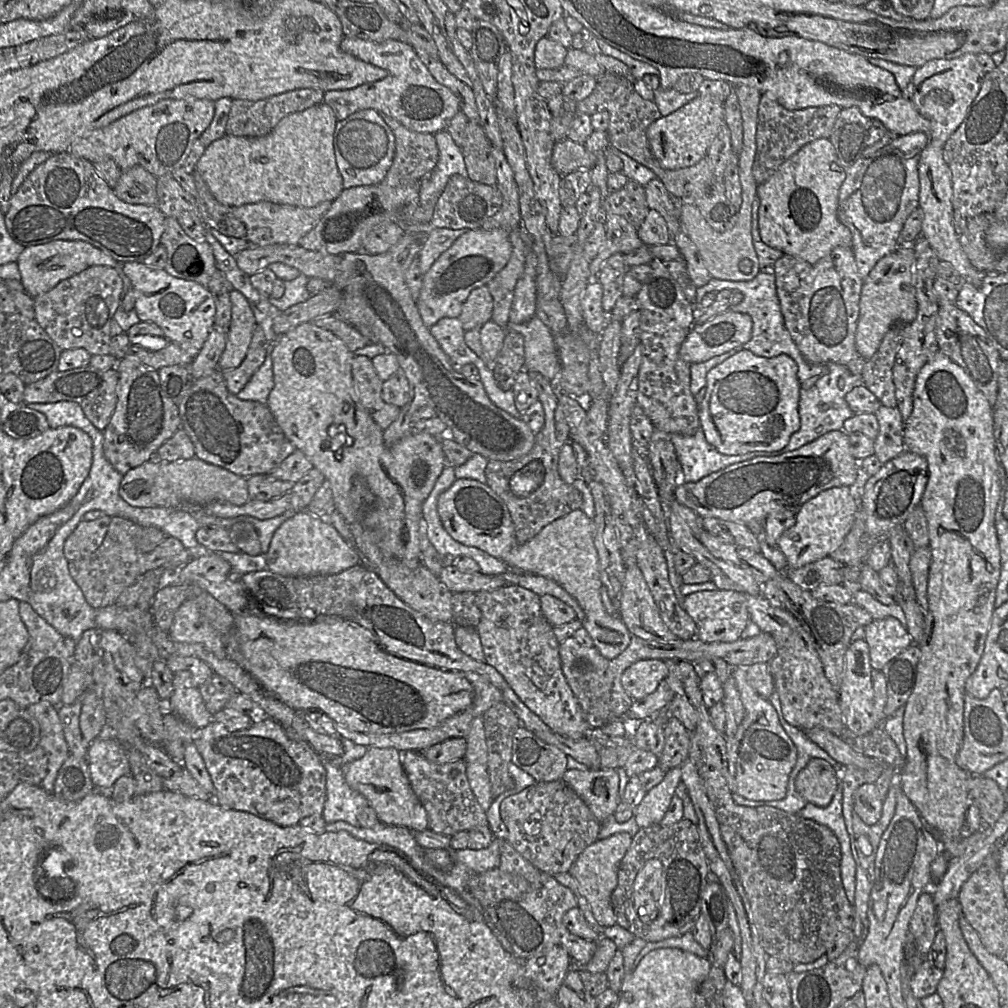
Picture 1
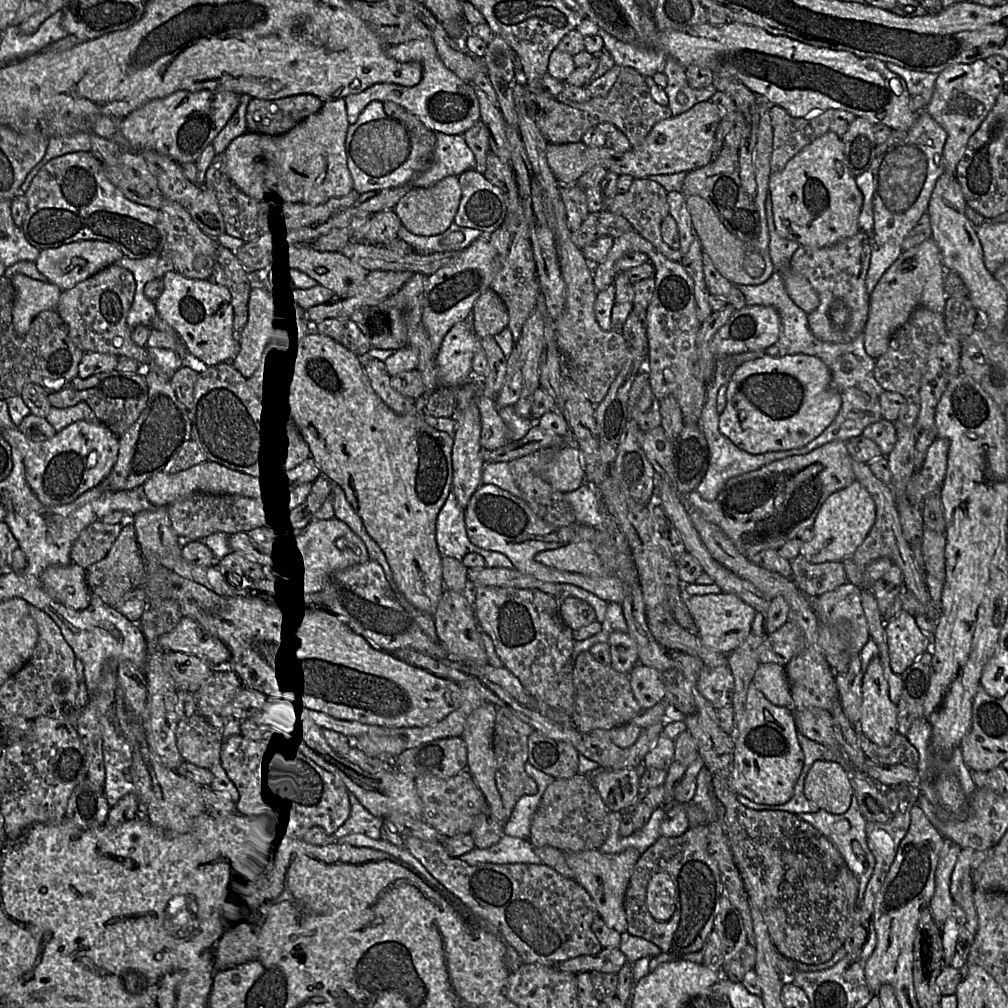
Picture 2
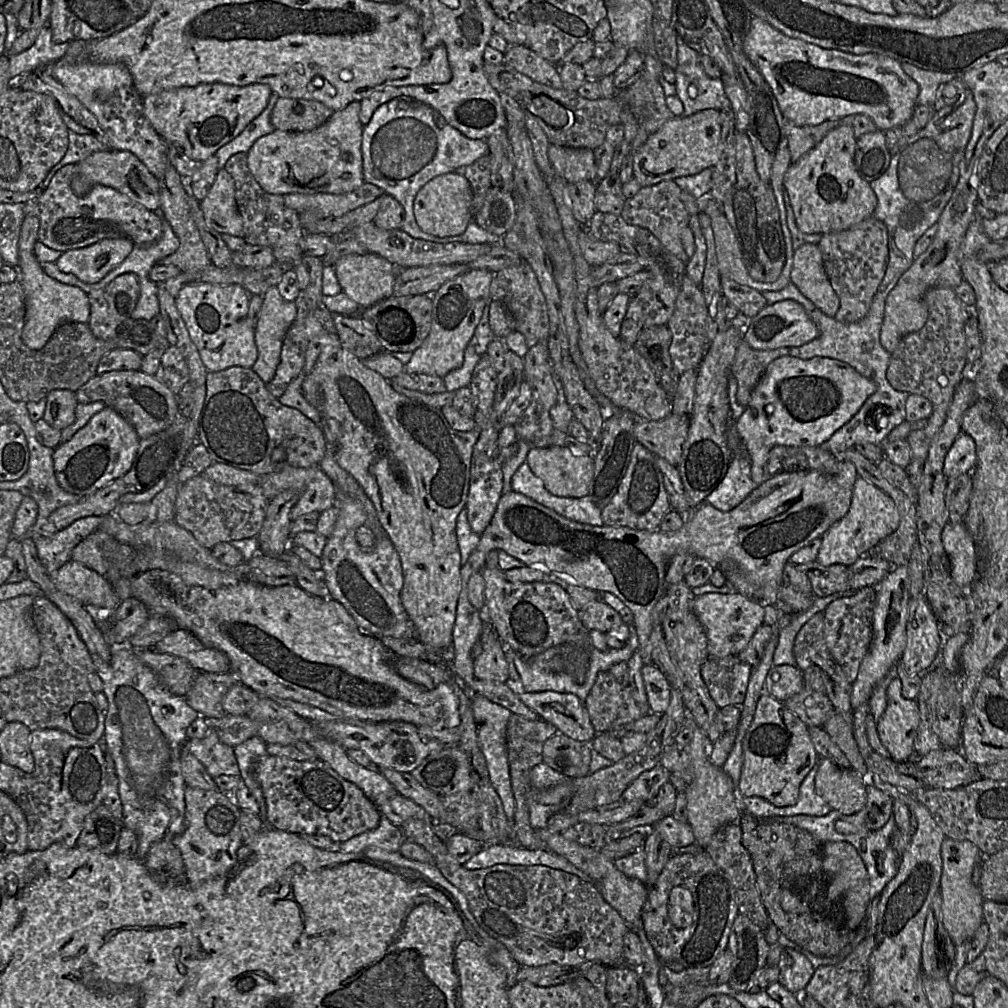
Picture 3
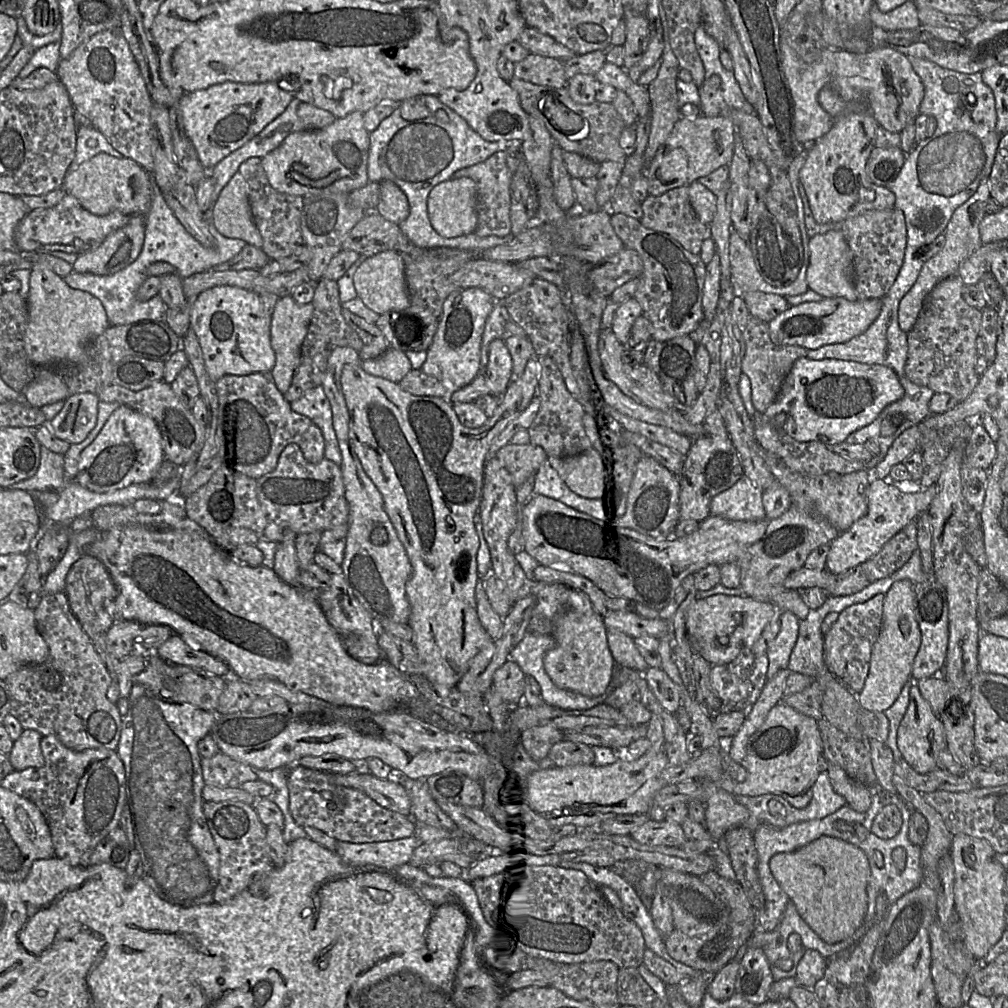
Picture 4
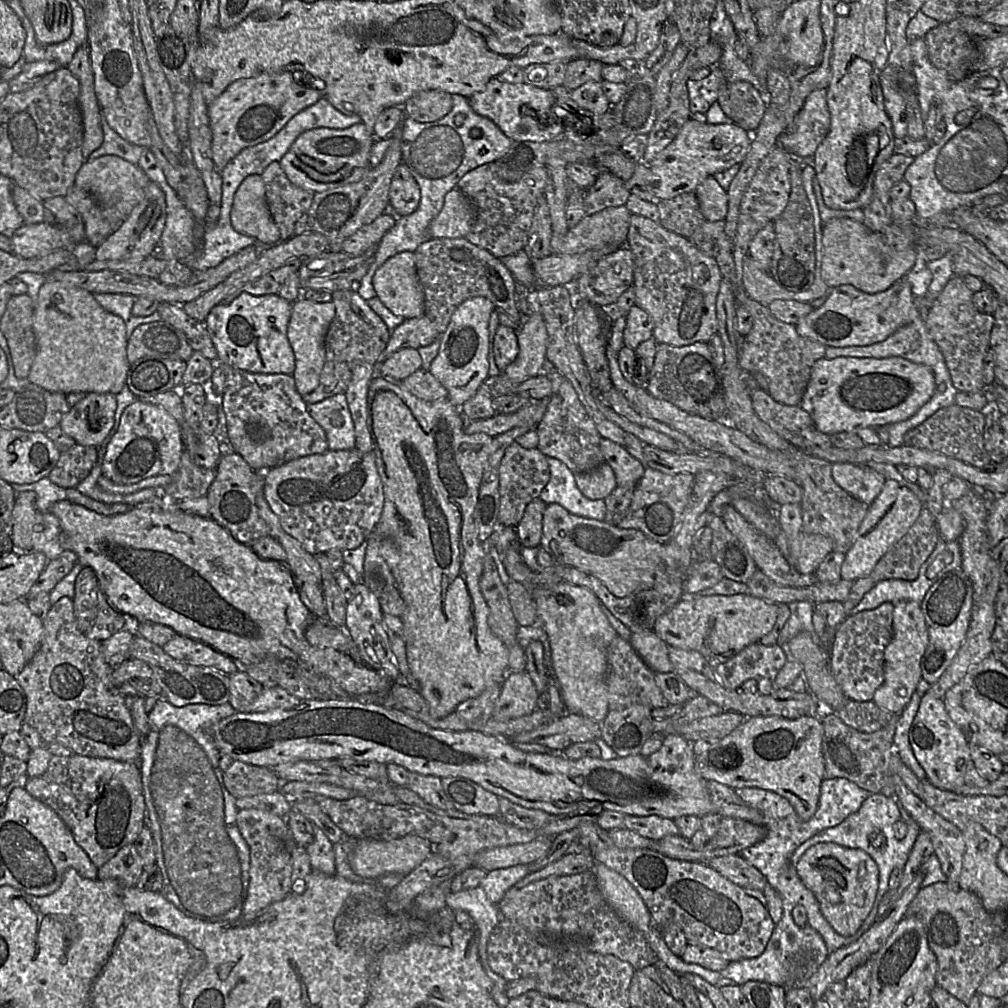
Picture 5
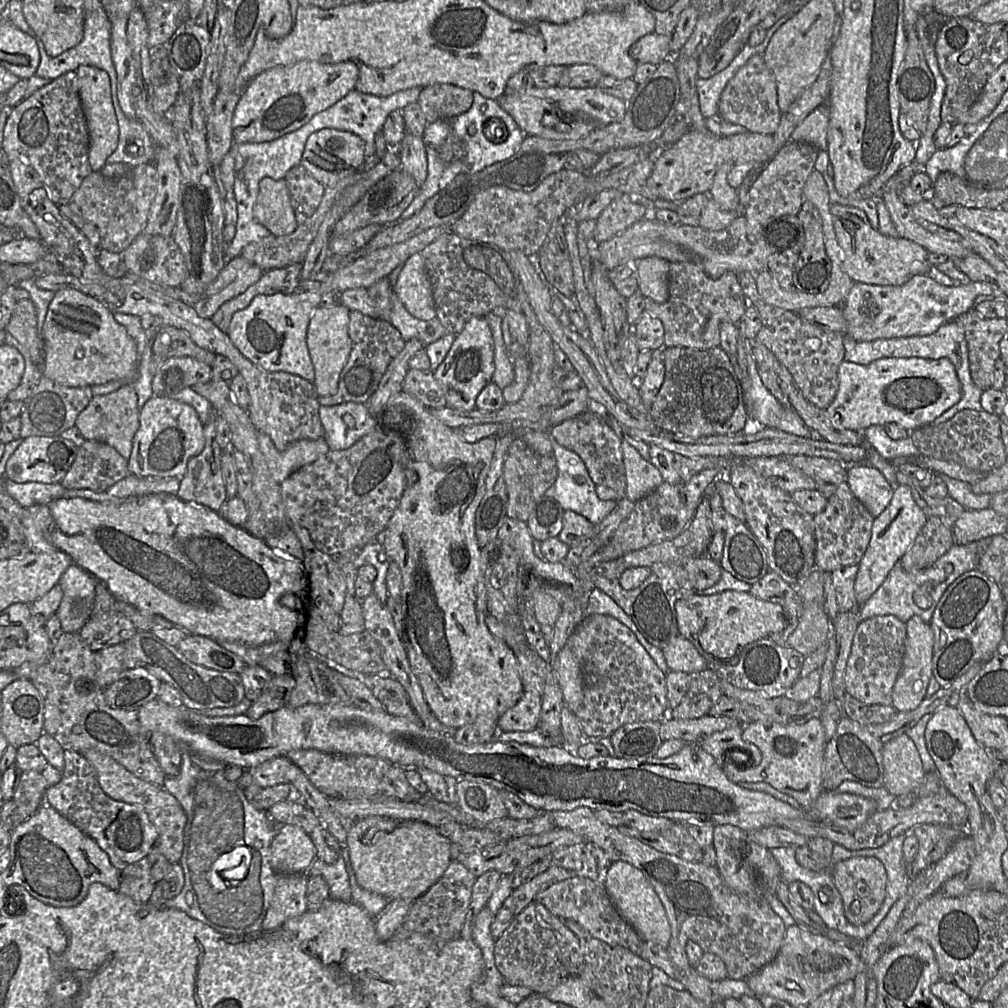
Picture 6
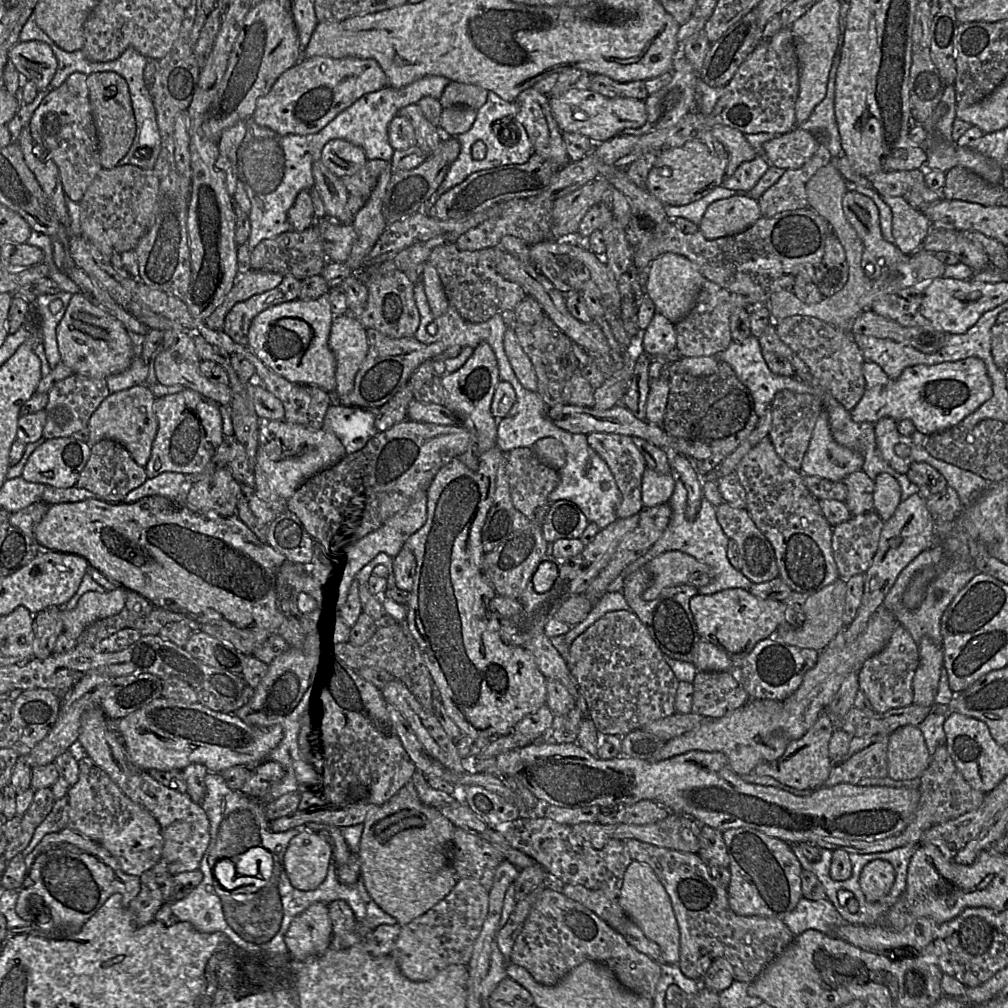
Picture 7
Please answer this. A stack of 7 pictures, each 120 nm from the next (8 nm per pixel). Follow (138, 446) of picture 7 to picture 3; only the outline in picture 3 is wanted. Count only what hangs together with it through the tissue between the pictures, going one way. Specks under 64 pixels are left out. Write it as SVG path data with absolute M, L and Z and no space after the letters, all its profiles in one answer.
M53 390L45 398L43 420L61 431L74 422L77 405L78 401L74 391Z

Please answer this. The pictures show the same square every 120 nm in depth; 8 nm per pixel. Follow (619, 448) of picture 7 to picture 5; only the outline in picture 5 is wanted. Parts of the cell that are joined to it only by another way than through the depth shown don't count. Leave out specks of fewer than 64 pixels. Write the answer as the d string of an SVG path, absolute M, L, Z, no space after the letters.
M547 360L543 365L540 374L546 374L551 379L554 393L547 398L548 405L546 412L542 420L534 428L539 437L537 449L547 457L560 460L573 472L588 472L606 462L600 448L600 440L602 437L599 434L594 421L588 415L583 404L580 402L579 397L570 382L566 380Z

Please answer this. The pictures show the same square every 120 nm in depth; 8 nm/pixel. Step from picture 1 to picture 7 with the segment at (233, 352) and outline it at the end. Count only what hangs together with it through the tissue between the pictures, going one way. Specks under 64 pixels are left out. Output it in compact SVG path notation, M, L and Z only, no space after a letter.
M347 312L332 320L329 347L336 360L334 400L348 394L368 352L366 329L358 317Z

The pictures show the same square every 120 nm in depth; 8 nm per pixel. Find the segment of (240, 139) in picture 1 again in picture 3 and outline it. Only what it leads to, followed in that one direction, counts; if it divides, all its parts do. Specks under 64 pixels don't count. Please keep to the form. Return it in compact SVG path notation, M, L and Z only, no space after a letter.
M360 101L334 111L320 126L304 132L279 131L257 139L247 154L250 172L270 194L343 194L364 183L361 152L364 125L359 119Z

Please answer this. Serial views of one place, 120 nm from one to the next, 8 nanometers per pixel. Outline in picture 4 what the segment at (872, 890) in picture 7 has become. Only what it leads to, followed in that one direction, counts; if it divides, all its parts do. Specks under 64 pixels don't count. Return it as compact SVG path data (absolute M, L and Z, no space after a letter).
M822 836L789 853L775 854L769 862L772 875L808 926L827 944L850 938L864 922L867 912L867 885L871 870L865 853L843 840Z

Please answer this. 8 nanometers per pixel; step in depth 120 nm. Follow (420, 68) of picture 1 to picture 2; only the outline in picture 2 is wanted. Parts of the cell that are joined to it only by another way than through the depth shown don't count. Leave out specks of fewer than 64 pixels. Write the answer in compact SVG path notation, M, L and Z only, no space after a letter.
M432 38L386 46L384 52L387 57L399 62L420 63L422 79L415 86L377 83L357 94L347 95L343 99L350 124L356 122L359 114L373 101L394 102L416 116L426 128L433 132L442 132L449 135L463 135L465 131L480 121L480 106L475 87L459 78L444 65L437 54Z

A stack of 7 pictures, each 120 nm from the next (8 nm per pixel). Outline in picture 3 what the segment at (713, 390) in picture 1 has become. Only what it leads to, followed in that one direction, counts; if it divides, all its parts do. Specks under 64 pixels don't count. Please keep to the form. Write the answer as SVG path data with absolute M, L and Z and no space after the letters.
M782 356L772 361L751 393L745 411L735 421L751 464L751 477L756 485L775 474L766 470L767 455L775 446L819 446L846 424L877 389L876 384L849 364L829 357L801 359Z

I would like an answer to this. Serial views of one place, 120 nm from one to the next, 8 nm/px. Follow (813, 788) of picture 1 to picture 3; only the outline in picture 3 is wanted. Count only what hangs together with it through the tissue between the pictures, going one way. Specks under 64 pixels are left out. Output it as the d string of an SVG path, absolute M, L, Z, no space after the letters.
M819 758L815 791L832 810L851 815L864 808L869 782L867 776L842 769L829 759Z

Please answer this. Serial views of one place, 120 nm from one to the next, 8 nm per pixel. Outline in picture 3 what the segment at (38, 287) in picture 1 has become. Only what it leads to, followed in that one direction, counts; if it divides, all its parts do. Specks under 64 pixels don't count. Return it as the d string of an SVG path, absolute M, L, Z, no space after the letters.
M125 238L103 239L90 246L62 252L55 264L84 283L96 283L120 265L134 248Z

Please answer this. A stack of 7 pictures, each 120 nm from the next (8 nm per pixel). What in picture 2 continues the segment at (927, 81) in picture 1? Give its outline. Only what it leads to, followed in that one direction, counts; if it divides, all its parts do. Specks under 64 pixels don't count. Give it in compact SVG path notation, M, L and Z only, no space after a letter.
M985 60L953 65L938 73L925 111L947 132L943 156L945 170L950 174L955 175L957 164L963 157L969 139L994 107L1002 86L1002 74Z

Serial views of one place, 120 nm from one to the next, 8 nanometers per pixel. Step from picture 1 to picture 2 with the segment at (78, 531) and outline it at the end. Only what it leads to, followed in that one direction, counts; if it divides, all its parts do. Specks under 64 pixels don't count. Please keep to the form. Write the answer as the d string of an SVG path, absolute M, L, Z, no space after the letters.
M98 520L90 524L74 542L71 561L85 569L101 561L110 551L121 529L120 523L108 524Z

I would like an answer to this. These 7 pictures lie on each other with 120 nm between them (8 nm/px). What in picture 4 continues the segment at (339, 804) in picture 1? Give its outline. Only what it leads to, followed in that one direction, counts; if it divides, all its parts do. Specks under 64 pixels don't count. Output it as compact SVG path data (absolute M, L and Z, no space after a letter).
M415 835L374 843L338 841L334 852L354 867L376 866L393 871L398 866L409 863L415 849L422 844Z

